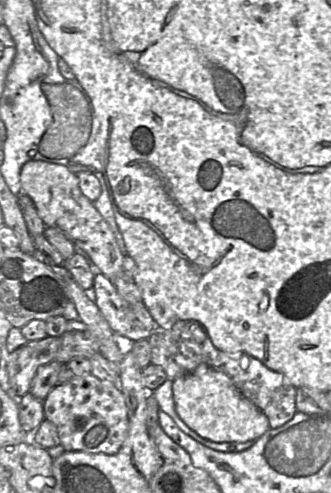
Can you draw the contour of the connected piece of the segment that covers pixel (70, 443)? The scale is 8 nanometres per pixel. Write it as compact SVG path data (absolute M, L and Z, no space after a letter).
M91 373L73 376L68 382L55 386L43 401L44 418L56 428L65 451L116 454L127 438L129 419L122 392L112 383L100 380Z

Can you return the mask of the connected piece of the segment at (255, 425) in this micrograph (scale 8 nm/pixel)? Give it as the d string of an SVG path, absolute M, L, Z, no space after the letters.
M206 364L173 380L175 410L186 425L213 442L256 441L270 429L267 416L242 395L224 372Z

